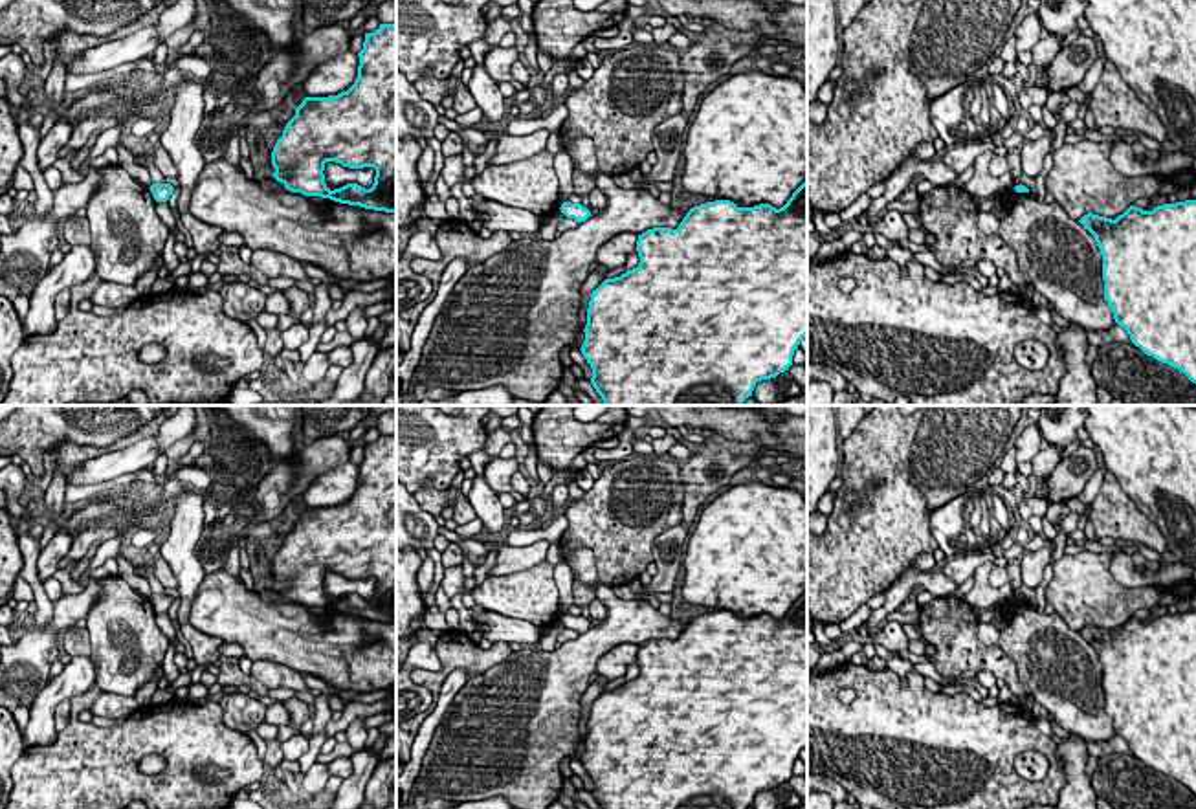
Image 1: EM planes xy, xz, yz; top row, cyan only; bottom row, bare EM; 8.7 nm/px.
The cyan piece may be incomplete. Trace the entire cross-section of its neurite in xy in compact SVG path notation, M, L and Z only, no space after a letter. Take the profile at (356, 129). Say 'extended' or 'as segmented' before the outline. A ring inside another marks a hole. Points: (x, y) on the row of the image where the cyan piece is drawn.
as segmented; M380 24L365 33L354 84L338 95L305 97L286 123L271 152L271 174L288 191L305 196L330 198L339 204L396 213L396 24ZM336 161L349 169L374 167L371 189L347 183L330 191L325 183L325 163Z

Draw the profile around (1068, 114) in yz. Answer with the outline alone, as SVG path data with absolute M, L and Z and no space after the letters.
M1047 92L1046 106L1049 112L1057 112L1062 119L1057 123L1055 128L1046 130L1046 134L1051 134L1049 139L1049 152L1044 158L1044 171L1035 178L1035 185L1031 187L1031 194L1035 200L1044 202L1046 198L1046 176L1053 167L1053 152L1064 145L1066 128L1069 123L1077 119L1077 108L1079 101L1069 101L1064 108L1060 106L1062 92Z

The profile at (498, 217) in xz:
M482 200L471 204L475 220L479 218L484 227L493 231L517 231L517 233L537 233L541 220L521 207L508 207L493 200Z

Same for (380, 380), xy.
M396 345L376 354L365 376L363 394L352 405L382 405L387 394L396 394Z

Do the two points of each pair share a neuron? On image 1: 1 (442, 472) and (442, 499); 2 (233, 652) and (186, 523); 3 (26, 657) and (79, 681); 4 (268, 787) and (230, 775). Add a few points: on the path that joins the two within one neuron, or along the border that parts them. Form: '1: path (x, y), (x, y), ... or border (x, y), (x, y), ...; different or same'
1: border (450, 485), (437, 488), (428, 481), (415, 494); different
2: border (224, 642), (219, 653); different
3: border (48, 683), (30, 709); different
4: border (263, 762), (266, 771); different

